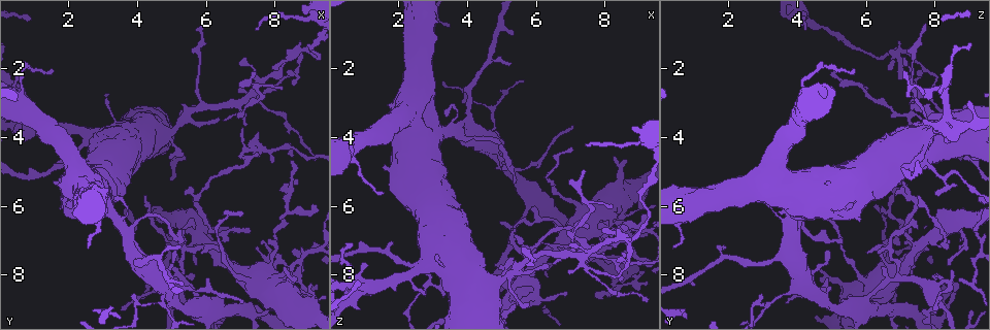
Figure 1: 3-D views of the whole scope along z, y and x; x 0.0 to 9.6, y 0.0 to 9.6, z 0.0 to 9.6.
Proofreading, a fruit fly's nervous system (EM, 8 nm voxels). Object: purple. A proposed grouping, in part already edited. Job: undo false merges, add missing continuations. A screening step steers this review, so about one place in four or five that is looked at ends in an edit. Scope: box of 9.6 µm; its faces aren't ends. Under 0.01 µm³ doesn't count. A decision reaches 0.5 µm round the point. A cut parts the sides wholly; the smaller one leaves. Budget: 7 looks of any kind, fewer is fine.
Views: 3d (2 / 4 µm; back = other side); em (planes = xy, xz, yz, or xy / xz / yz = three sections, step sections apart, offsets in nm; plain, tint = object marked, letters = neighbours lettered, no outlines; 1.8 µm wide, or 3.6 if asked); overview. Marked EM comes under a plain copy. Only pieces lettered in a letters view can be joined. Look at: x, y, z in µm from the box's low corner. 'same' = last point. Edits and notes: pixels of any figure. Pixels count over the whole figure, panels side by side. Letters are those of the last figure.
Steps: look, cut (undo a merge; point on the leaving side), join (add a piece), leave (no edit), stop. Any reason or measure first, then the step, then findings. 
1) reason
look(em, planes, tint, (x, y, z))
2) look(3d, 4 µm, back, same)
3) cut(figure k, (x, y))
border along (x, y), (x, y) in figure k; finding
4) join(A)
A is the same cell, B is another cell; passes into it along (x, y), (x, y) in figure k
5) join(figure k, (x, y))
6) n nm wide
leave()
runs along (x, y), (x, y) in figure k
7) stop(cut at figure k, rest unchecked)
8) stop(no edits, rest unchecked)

branch stops here
look(em, xy, step 16, letters, (5.40, 5.70, 6.90))

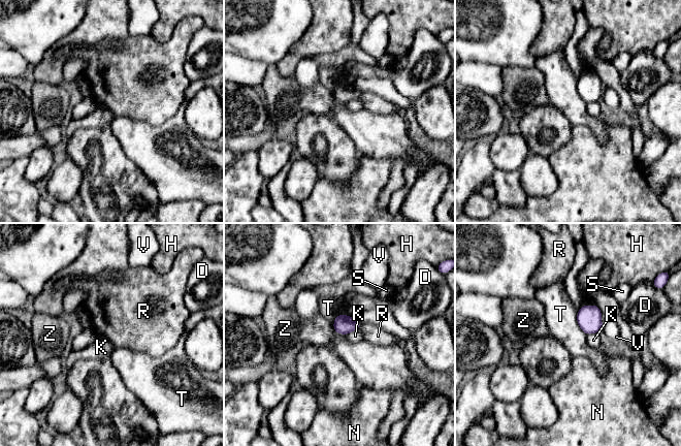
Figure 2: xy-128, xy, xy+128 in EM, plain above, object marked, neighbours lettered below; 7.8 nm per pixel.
150 nm wide
leave()
D, H, K, N, R, S, T, V and Z are other cells; border along (577, 311), (577, 323), (585, 335) in figure 2; none of them fits

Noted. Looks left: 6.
a fork
look(em, planes, tint, (8.70, 1.50, 7.00))

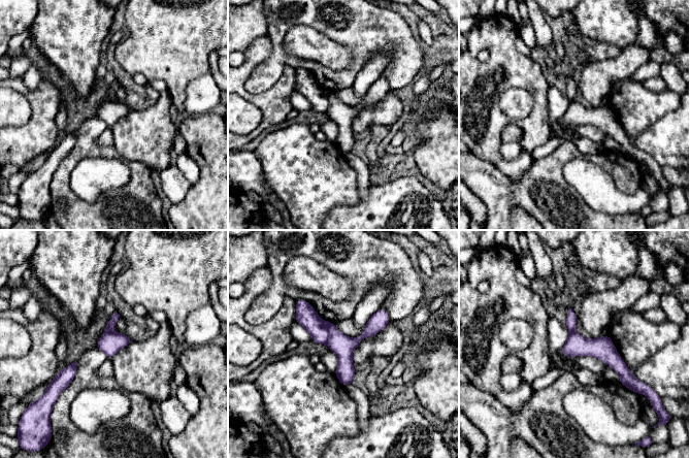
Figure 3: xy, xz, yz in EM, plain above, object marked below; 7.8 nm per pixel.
what lies round it
look(em, planes, letters, same)

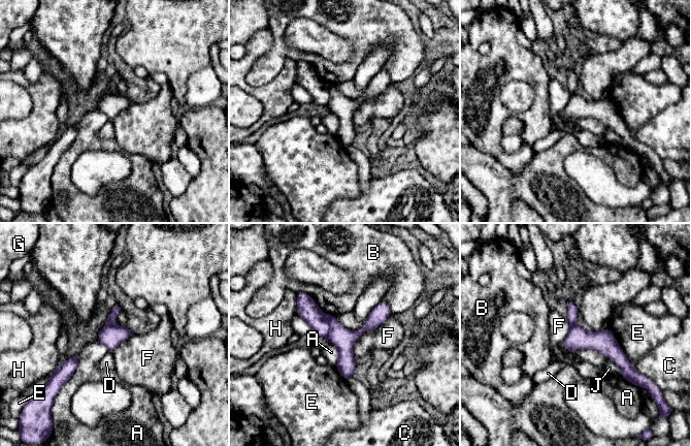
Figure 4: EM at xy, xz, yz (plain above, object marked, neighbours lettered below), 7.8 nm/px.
160 nm wide
cut(figure 4, (343, 339))
A, B, C, D, E, F, G, H and J are other cells; border along (324, 315), (329, 325), (328, 337) in figure 4; two neurons meet here

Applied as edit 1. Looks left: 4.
four or more arms meet
look(em, planes, letters, (5.05, 8.20, 7.65))

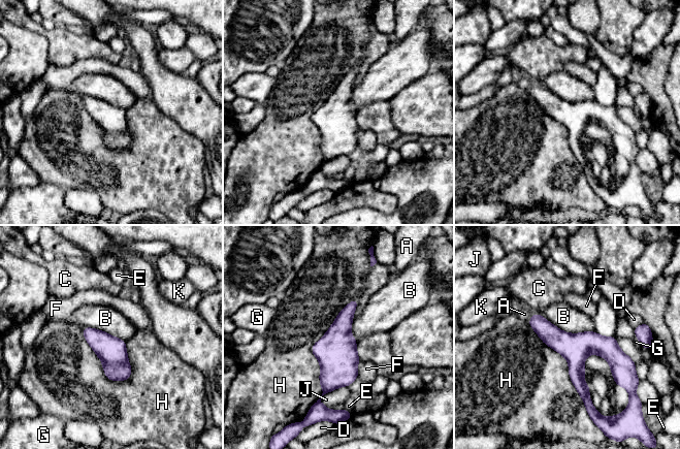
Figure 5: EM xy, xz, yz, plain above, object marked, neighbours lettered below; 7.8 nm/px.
leave()
A, B, C, D, E, F, G, H, J and K are other cells; runs along (533, 317), (627, 362) in figure 5; continuous, no second neuron

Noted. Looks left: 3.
stop(cut at figure 4, rest unchecked)

